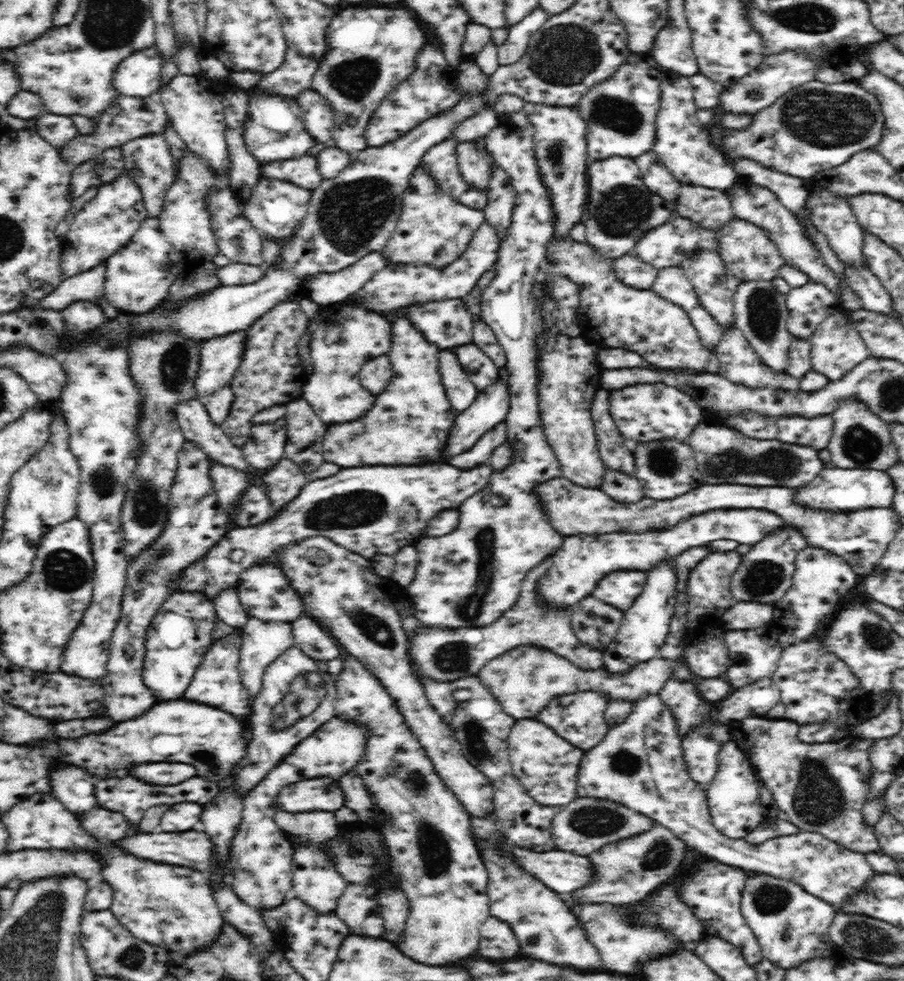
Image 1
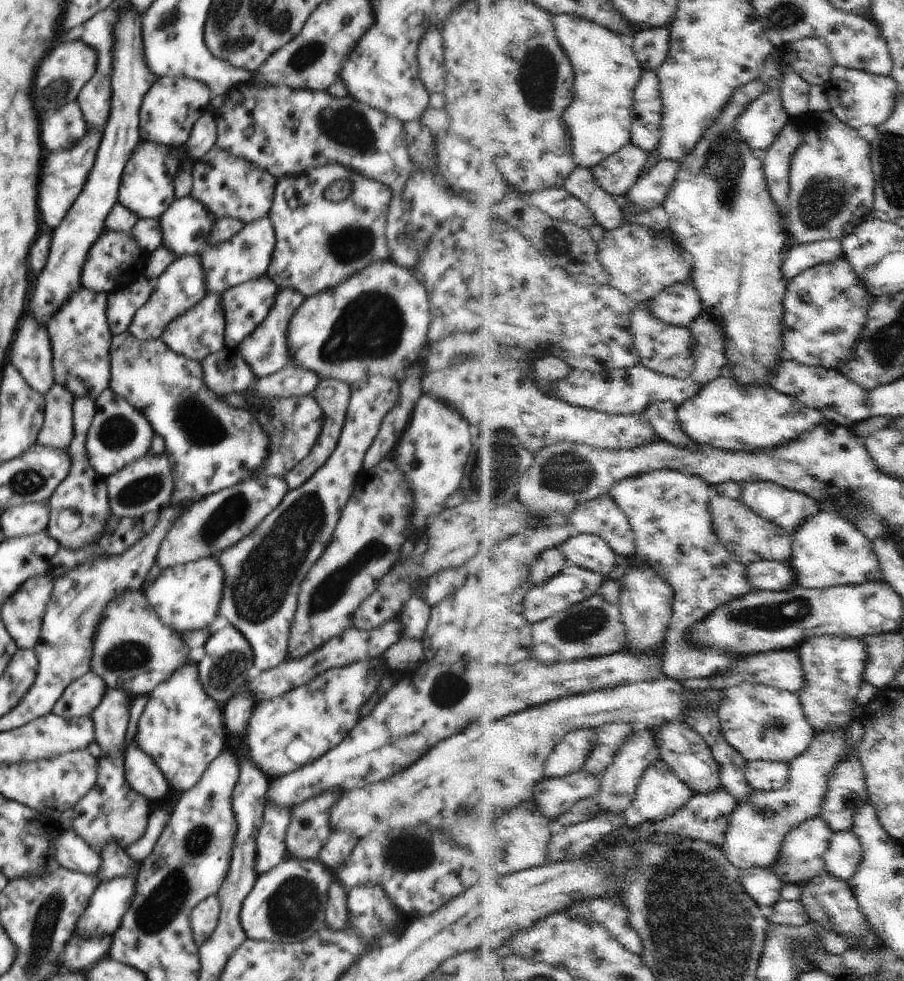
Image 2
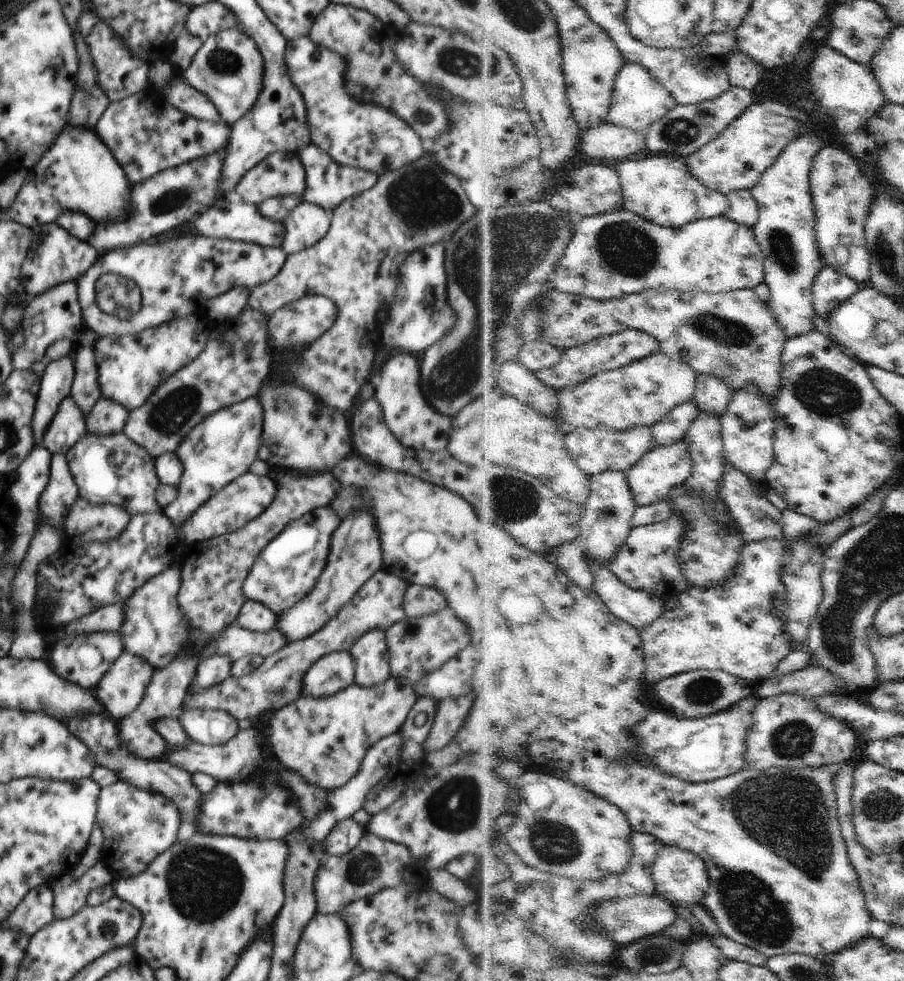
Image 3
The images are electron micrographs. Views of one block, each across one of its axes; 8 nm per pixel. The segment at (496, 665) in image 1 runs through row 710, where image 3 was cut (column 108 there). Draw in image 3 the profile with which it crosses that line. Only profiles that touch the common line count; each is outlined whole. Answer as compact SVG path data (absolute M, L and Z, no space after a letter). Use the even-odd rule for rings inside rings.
M78 500L66 518L68 536L88 536L90 540L105 542L113 540L124 529L131 516L115 505L92 505Z

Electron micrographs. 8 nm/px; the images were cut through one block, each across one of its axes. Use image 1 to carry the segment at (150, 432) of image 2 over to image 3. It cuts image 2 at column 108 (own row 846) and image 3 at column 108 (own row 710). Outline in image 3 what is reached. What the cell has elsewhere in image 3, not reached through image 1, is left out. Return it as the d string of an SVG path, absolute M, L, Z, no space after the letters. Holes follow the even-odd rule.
M190 314L148 328L140 334L99 336L94 350L101 397L120 404L129 412L141 408L174 372L192 362L204 350L208 334L206 322L196 314Z

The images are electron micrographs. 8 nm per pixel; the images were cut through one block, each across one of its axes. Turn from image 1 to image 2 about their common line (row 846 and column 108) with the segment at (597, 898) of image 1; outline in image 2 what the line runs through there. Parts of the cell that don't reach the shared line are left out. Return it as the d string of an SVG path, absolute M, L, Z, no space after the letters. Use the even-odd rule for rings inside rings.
M140 590L120 594L116 602L106 606L104 618L100 620L100 626L96 626L91 670L107 688L124 690L134 698L150 694L168 678L168 674L175 673L178 666L193 661L190 648L178 636L183 638L180 632L176 634L176 630L170 630L160 622Z

